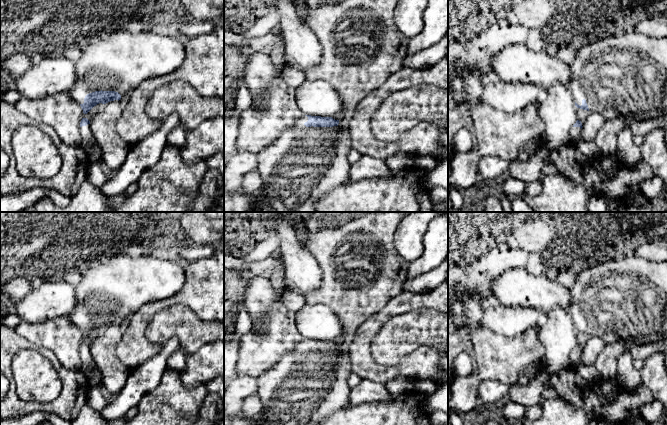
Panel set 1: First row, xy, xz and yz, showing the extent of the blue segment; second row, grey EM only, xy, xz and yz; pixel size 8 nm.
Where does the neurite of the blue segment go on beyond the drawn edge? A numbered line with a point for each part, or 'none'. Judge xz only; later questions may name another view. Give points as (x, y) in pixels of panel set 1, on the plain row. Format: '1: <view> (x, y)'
1: xz (305, 387)

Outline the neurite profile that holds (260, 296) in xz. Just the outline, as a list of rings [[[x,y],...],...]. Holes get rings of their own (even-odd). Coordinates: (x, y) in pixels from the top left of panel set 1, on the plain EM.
[[[249,277],[243,303],[246,305],[252,320],[251,331],[258,332],[260,330],[262,319],[272,308],[278,294],[279,291],[271,286],[267,278]]]

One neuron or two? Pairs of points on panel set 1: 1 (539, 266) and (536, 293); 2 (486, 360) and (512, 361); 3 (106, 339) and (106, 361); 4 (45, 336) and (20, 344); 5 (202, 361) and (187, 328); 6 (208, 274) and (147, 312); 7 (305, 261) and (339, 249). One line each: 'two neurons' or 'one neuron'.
1: two neurons
2: one neuron
3: one neuron
4: two neurons
5: two neurons
6: one neuron
7: two neurons

